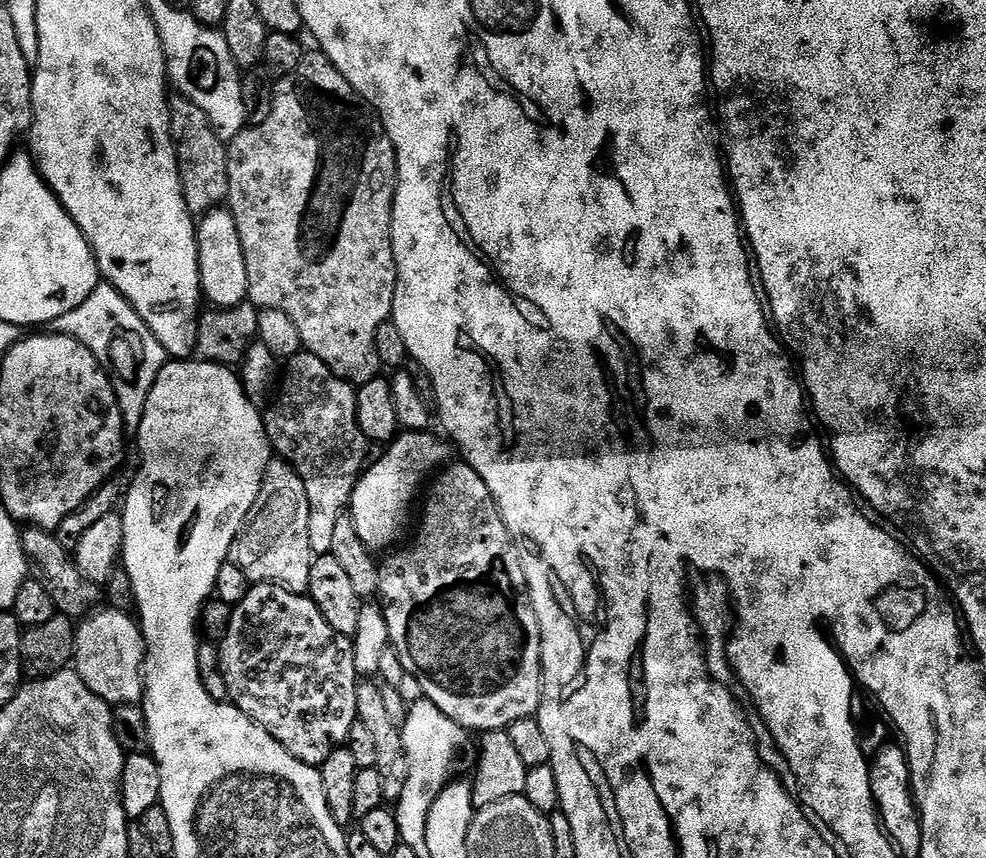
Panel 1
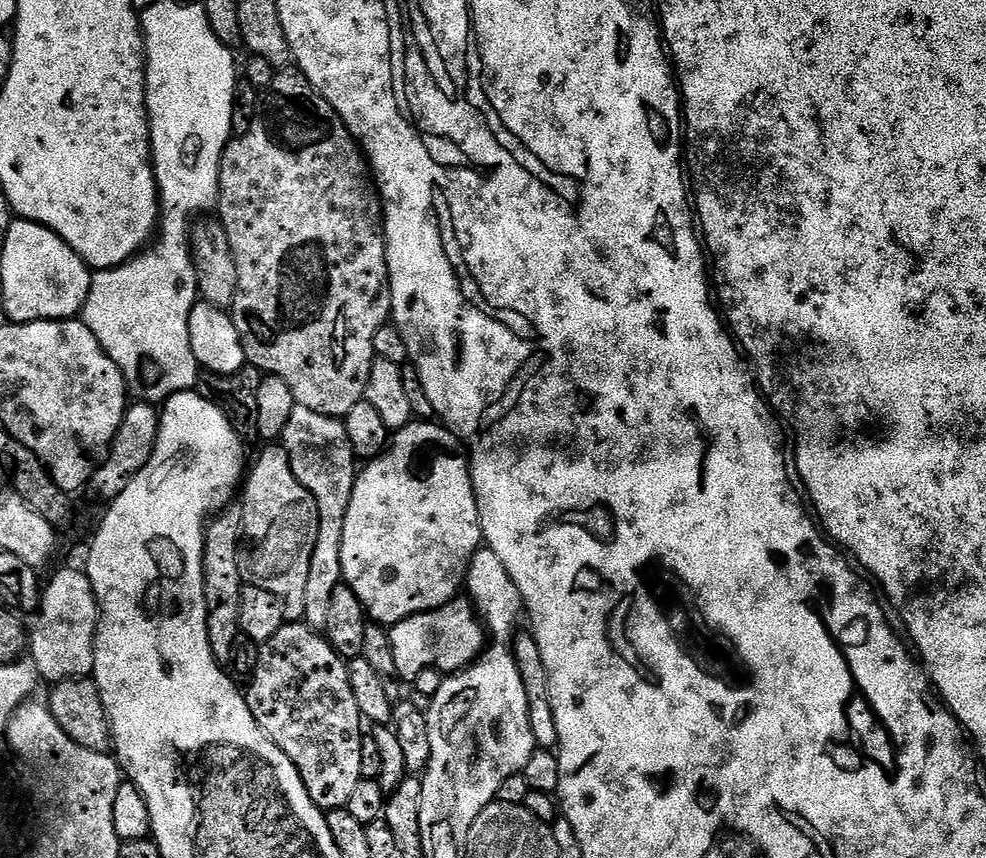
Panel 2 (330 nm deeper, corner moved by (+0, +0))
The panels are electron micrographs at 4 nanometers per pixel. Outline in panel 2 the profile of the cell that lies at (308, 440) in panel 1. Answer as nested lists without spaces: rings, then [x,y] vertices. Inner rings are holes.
[[[301,404],[296,405],[294,414],[290,414],[290,422],[282,437],[282,447],[288,455],[290,466],[314,494],[314,502],[318,506],[318,542],[314,542],[314,558],[310,558],[310,578],[306,582],[306,606],[303,619],[313,630],[323,629],[330,598],[334,590],[342,583],[342,546],[344,545],[344,519],[350,506],[352,491],[358,475],[358,457],[352,452],[348,431],[343,419],[318,414]]]

